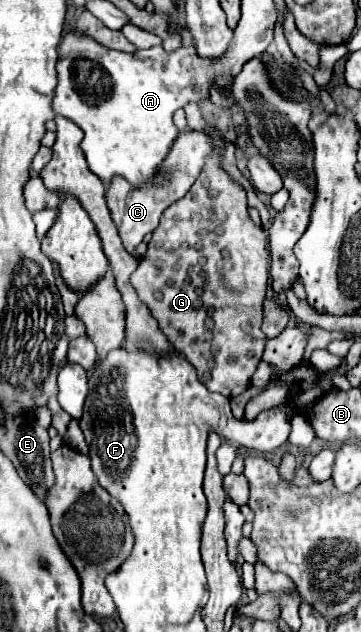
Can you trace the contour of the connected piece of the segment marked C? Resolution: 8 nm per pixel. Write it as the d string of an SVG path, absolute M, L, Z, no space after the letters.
M191 131L191 133L181 133L171 147L167 159L163 161L159 173L151 183L147 183L143 189L133 189L125 179L115 177L109 187L107 187L107 205L111 209L111 217L119 229L119 237L123 241L123 247L129 255L139 259L137 255L137 245L143 241L143 237L159 225L159 219L163 211L177 199L181 199L189 187L195 183L195 179L201 173L201 167L205 163L205 157L211 153L211 139L203 135L203 131Z

